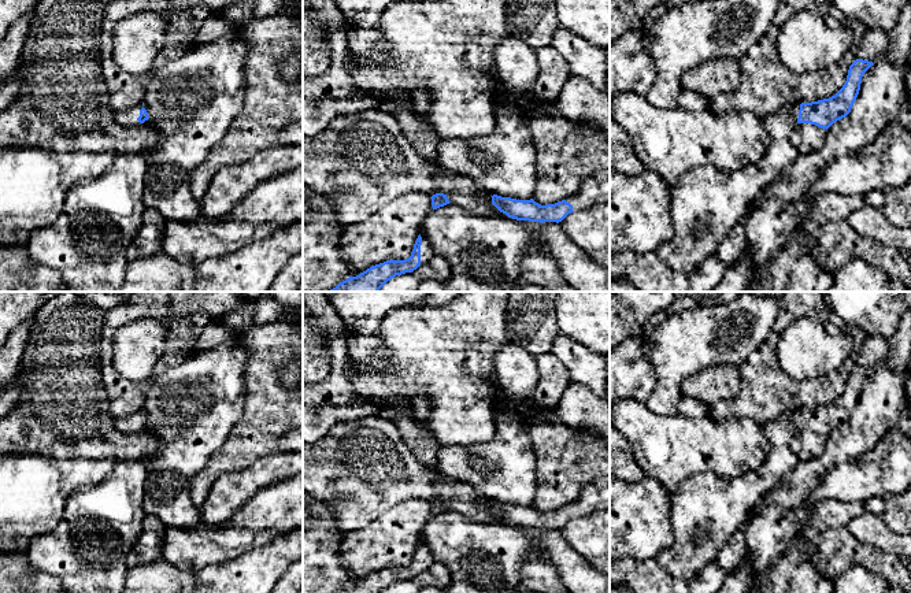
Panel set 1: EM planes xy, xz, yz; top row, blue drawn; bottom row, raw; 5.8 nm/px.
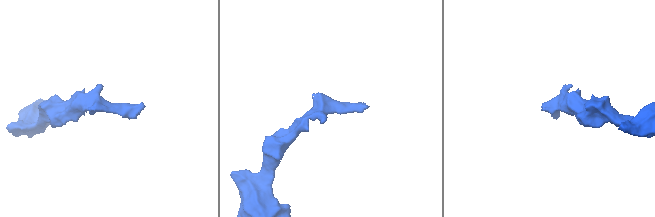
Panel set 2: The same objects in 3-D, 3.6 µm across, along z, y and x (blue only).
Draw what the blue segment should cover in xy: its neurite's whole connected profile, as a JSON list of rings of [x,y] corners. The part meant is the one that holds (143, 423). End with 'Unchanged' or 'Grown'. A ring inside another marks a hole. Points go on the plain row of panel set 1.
[[[137,411],[126,418],[115,419],[115,427],[122,433],[138,433],[148,426],[148,419],[142,411]]]. Grown

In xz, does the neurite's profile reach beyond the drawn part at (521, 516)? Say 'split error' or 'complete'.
split error

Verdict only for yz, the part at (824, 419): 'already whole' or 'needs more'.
needs more

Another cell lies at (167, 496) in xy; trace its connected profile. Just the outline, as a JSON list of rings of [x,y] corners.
[[[148,471],[142,509],[158,516],[166,527],[193,529],[203,522],[203,514],[190,497],[189,479],[177,471]]]

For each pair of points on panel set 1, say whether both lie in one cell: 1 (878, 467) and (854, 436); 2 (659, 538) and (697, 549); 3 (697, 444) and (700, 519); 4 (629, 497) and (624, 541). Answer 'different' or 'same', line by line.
1: different
2: different
3: different
4: same

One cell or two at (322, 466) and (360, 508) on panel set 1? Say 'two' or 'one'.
one

